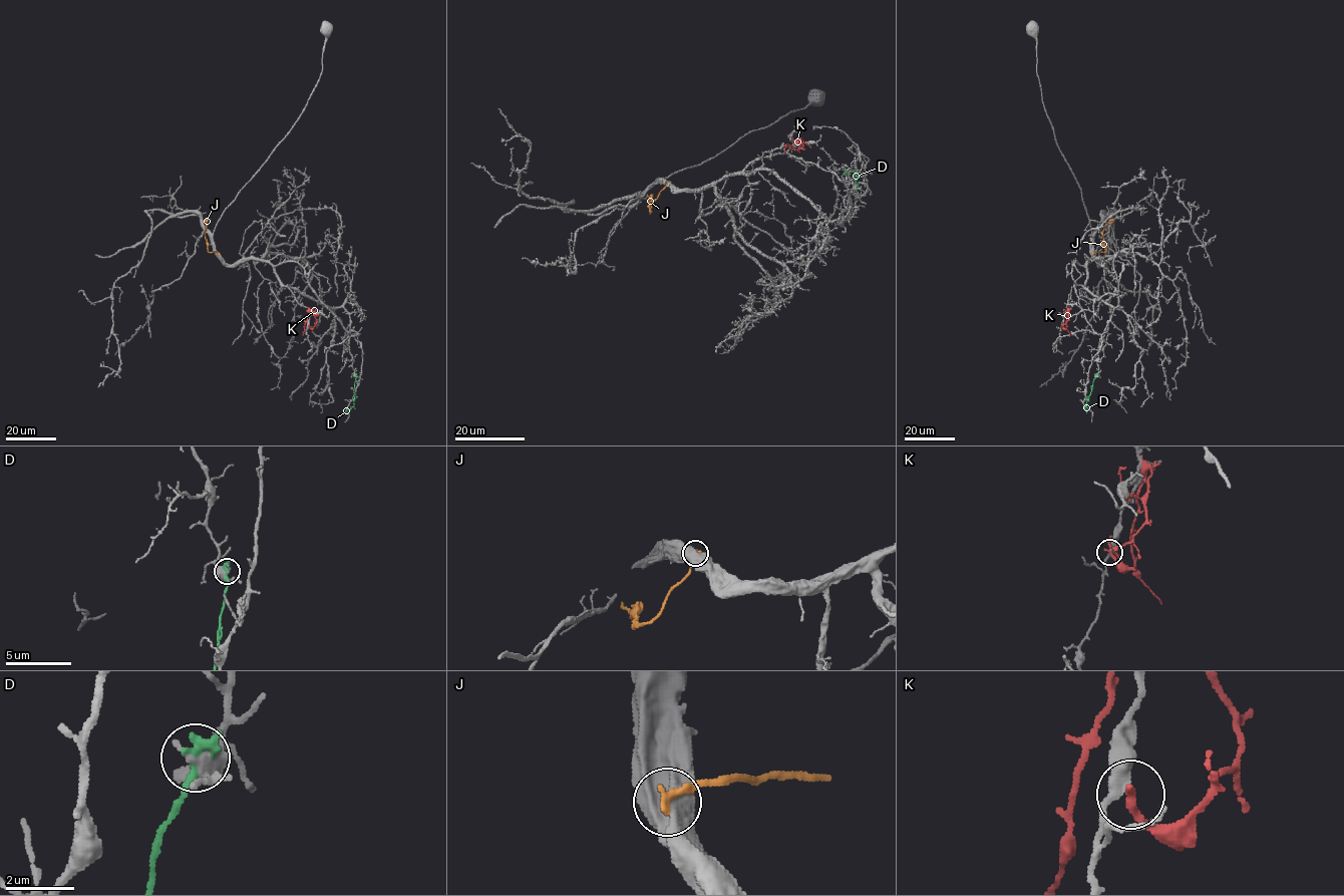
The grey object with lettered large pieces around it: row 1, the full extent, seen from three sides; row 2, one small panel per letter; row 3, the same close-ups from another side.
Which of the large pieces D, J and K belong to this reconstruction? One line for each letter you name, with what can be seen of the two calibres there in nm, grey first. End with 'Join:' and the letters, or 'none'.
Join: none

